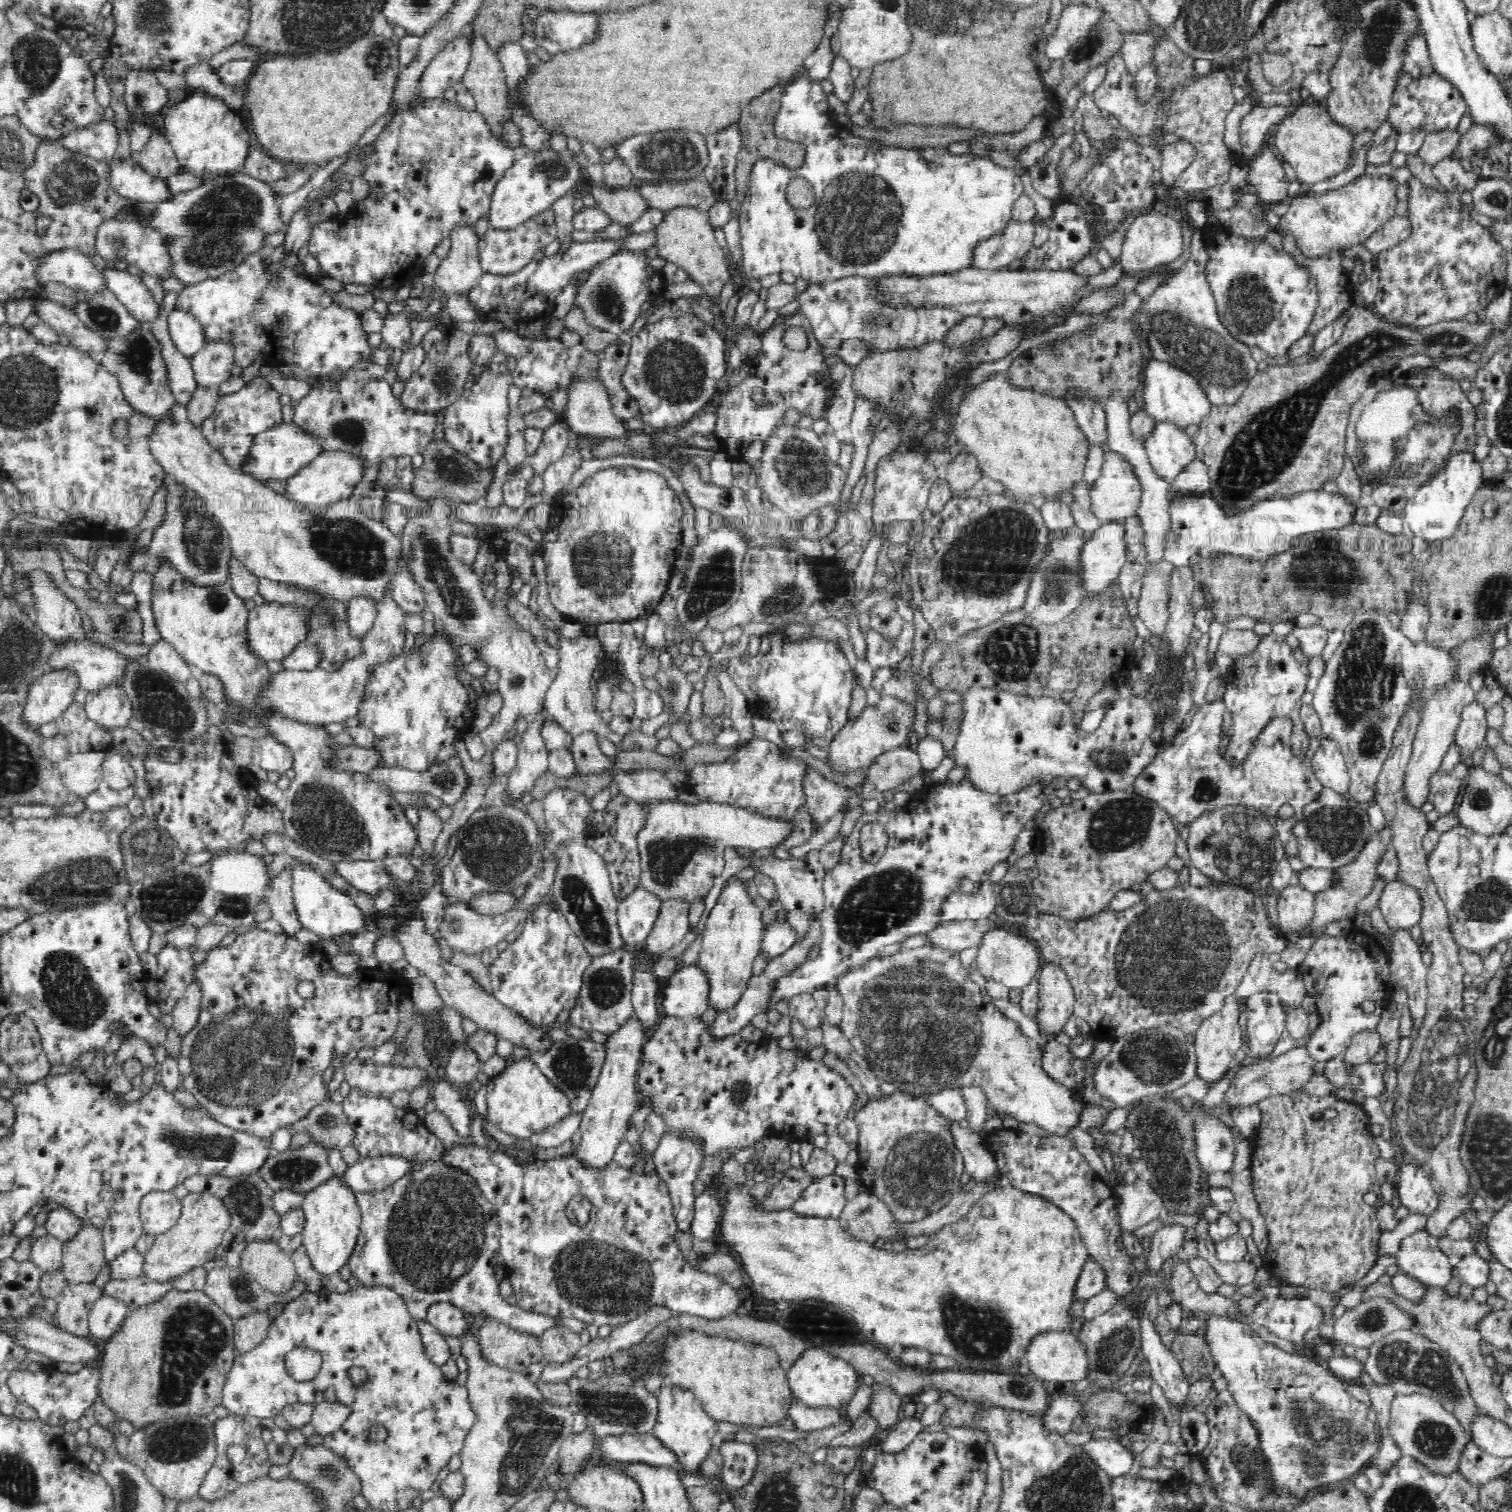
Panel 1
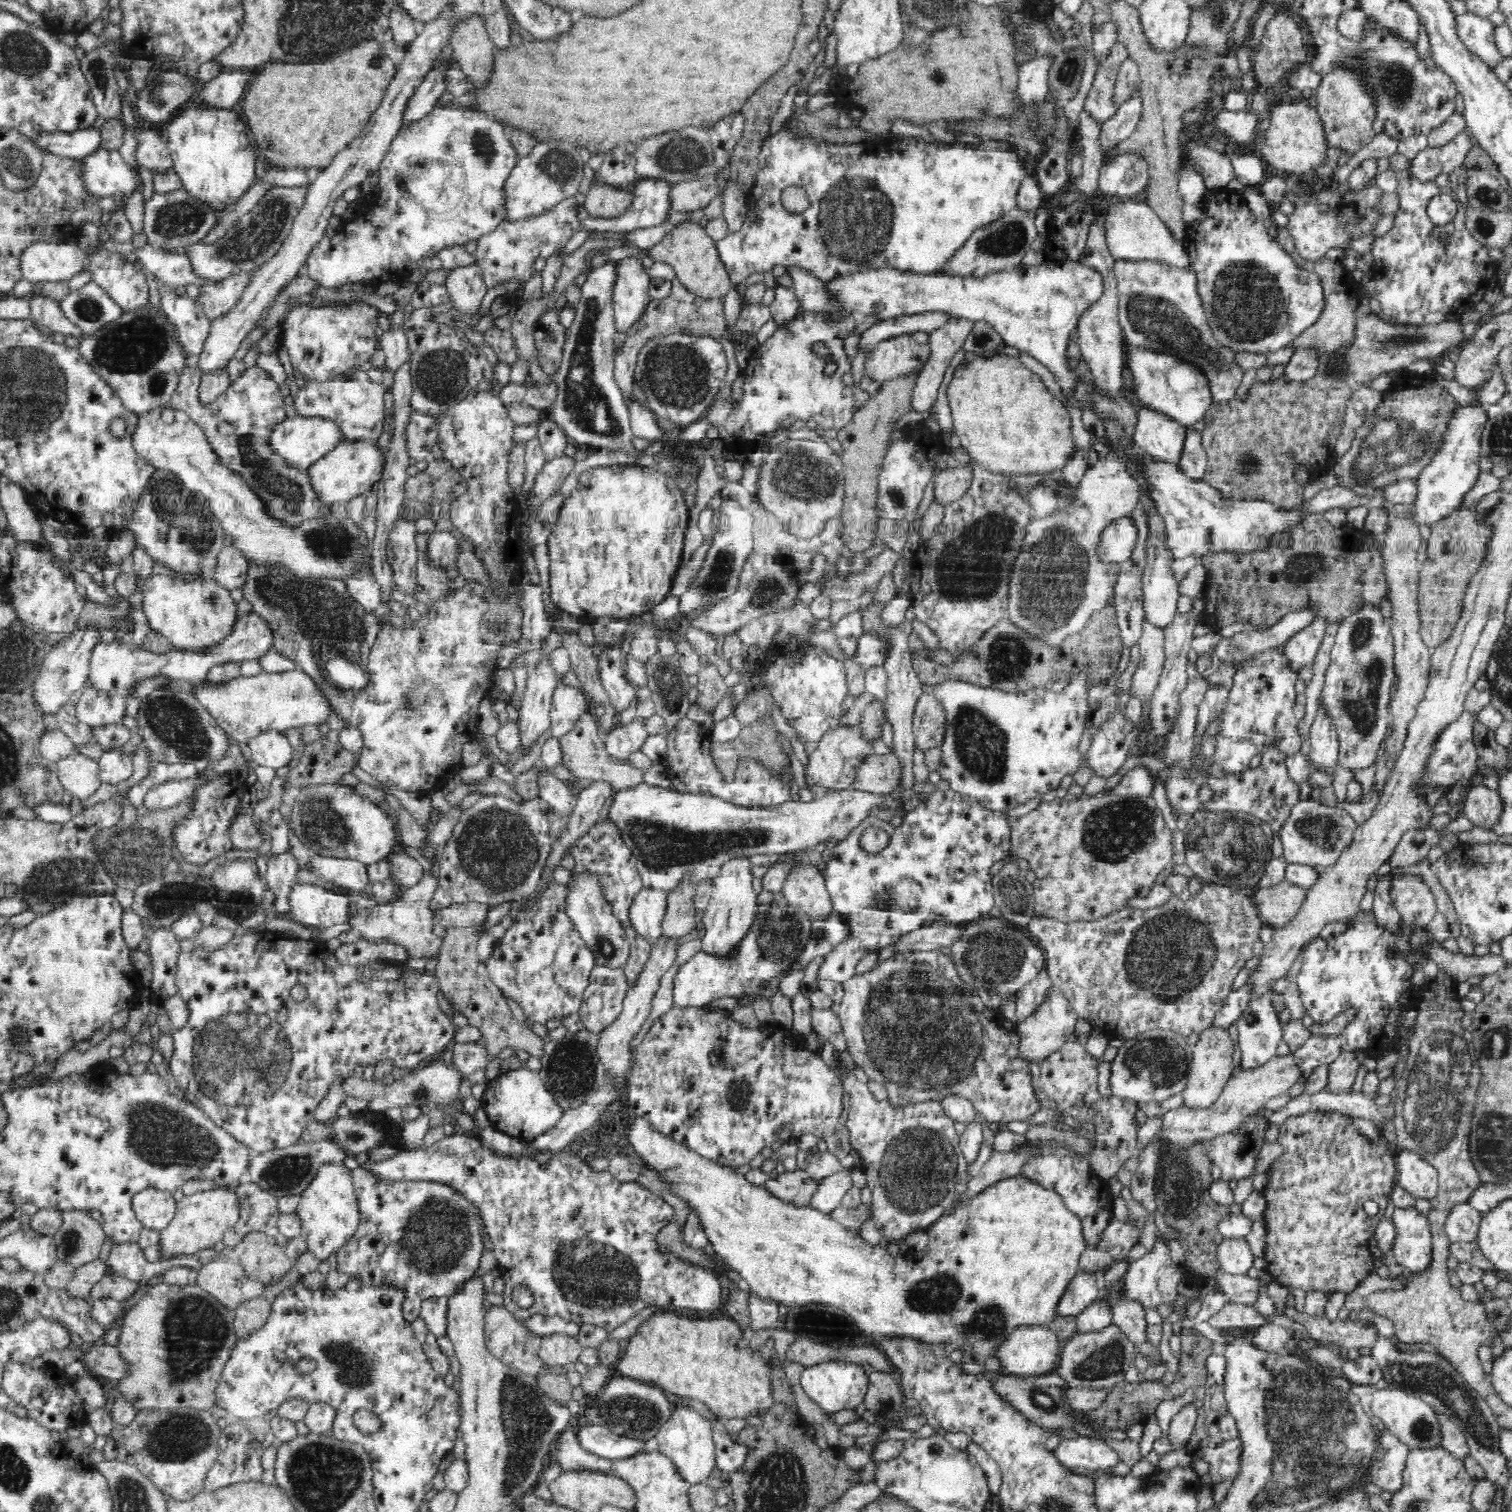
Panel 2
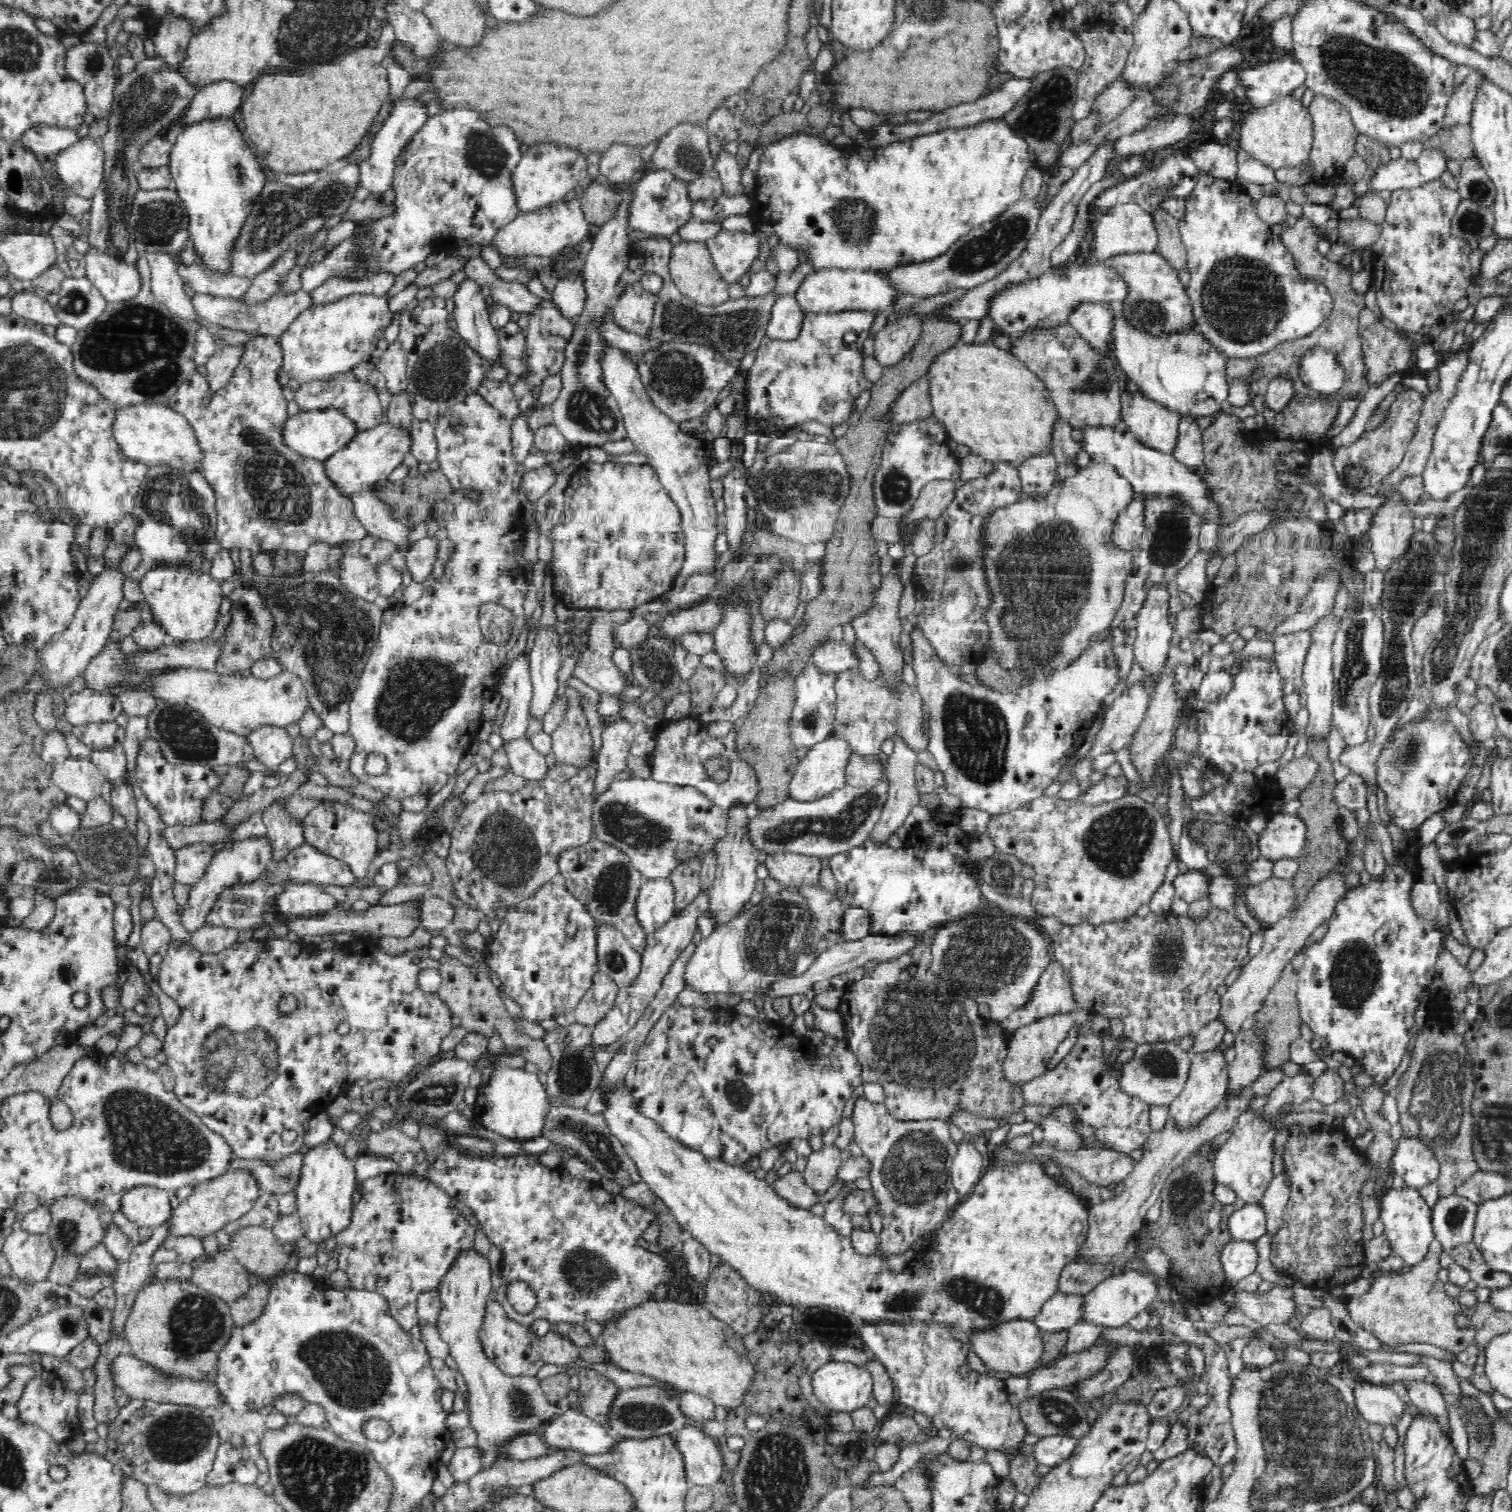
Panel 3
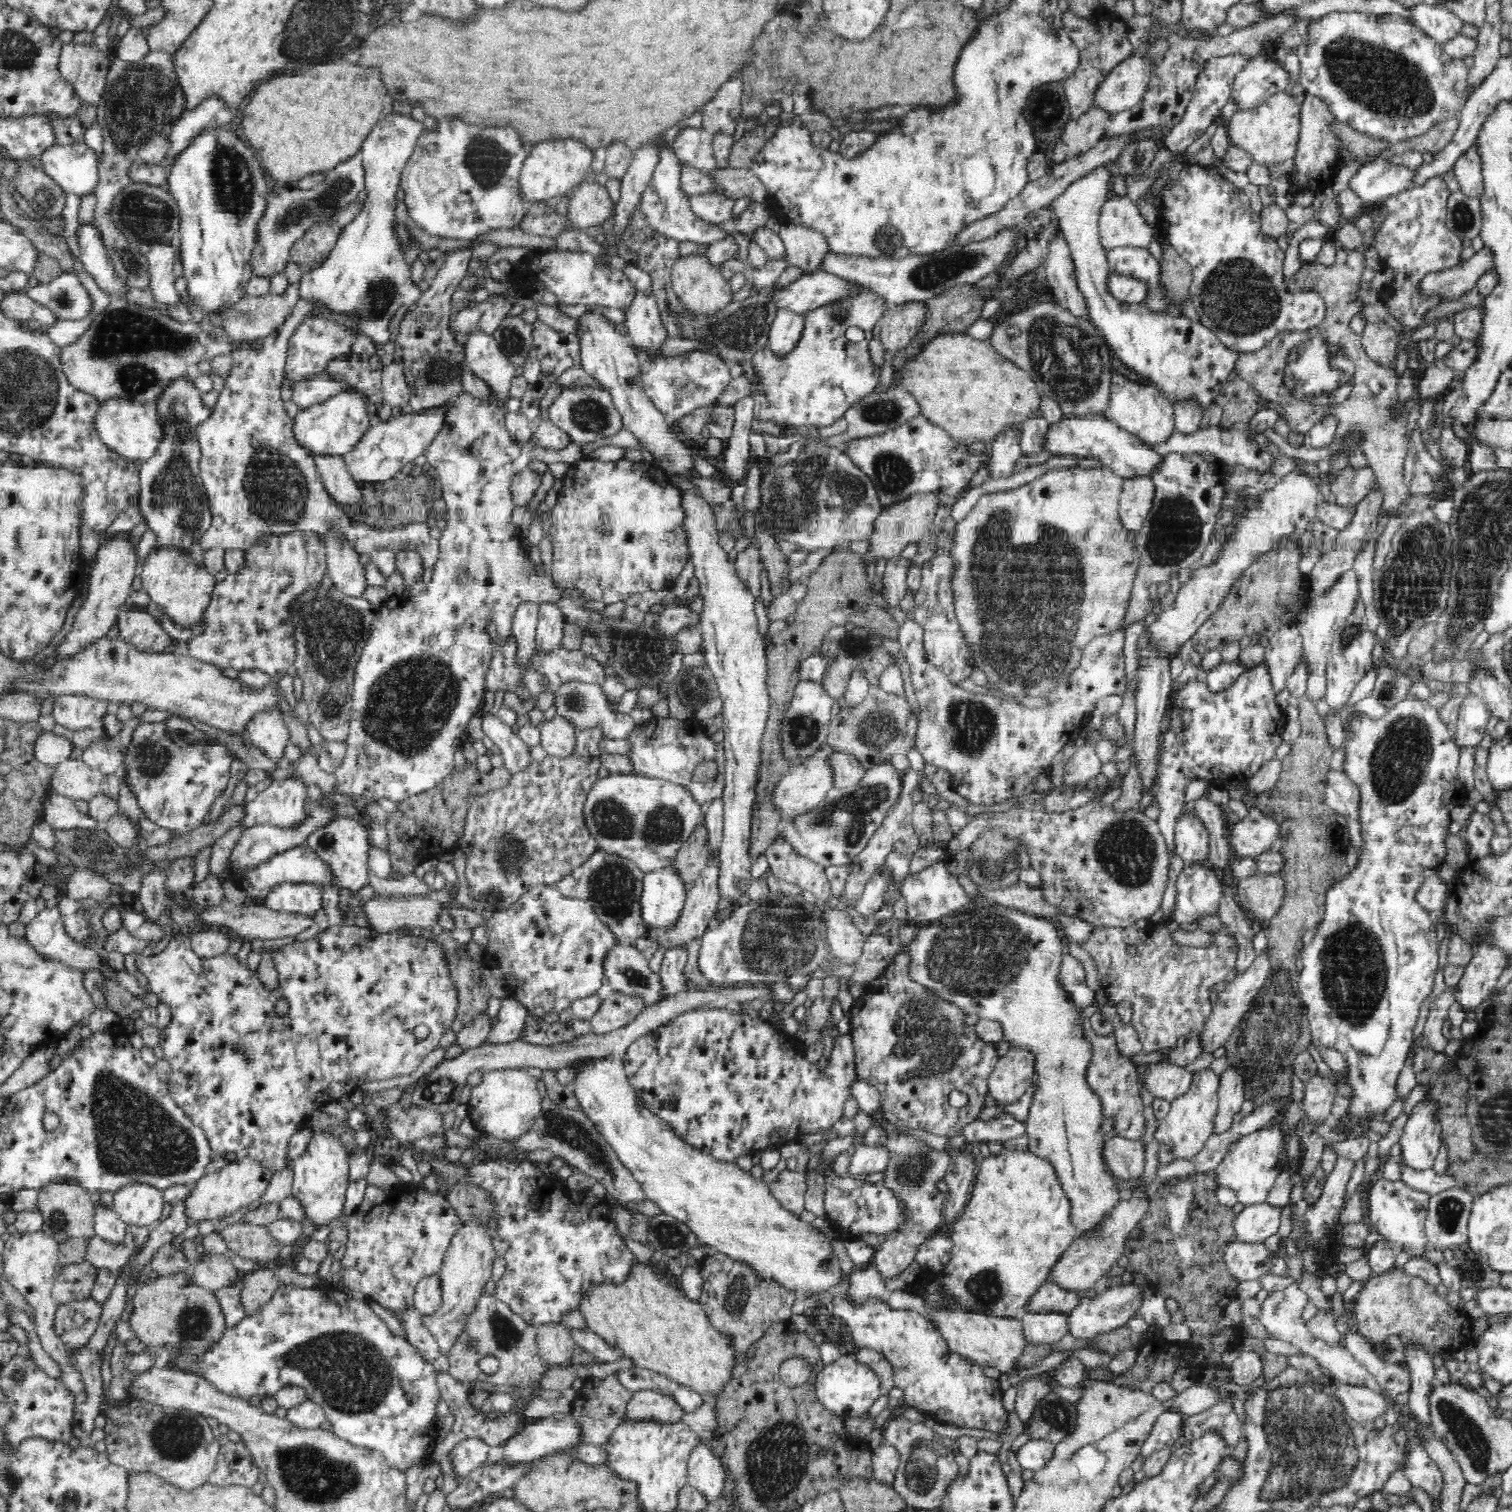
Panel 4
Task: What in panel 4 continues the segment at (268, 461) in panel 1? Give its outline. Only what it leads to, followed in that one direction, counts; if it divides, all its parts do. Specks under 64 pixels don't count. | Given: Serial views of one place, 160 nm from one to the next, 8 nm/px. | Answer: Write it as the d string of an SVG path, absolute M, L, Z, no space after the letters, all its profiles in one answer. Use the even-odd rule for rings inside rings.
M347 393L326 400L323 404L300 409L294 416L292 428L298 445L316 455L338 456L350 452L373 423L366 412L365 400L366 396Z

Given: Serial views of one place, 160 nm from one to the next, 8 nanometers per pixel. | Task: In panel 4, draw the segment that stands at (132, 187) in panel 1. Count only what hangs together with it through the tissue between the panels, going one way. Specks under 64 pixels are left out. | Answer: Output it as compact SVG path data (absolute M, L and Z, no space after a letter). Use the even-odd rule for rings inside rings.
M84 141L52 145L41 155L41 168L65 194L88 196L99 182L98 154Z

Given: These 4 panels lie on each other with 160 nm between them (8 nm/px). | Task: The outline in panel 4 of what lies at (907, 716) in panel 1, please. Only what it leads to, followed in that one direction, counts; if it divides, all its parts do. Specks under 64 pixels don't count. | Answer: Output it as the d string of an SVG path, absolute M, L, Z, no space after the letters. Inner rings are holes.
M826 742L816 752L793 763L788 774L784 775L776 786L774 803L780 809L781 818L807 813L824 800L827 792L834 787L832 754L835 754L835 748Z

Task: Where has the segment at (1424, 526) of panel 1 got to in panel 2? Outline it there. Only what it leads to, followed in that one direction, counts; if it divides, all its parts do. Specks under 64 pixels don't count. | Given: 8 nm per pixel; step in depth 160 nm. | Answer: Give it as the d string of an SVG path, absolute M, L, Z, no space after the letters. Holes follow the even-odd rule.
M1461 406L1454 412L1449 430L1443 435L1444 444L1436 450L1436 456L1423 468L1417 482L1417 494L1412 504L1413 526L1434 527L1464 505L1465 497L1480 476L1479 446L1482 430L1486 424L1485 409L1480 406Z

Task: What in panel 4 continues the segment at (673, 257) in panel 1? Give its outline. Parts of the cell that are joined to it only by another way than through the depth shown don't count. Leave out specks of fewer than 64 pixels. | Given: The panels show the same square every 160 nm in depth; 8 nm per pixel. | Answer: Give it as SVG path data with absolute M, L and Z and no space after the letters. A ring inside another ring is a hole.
M706 252L679 256L672 264L671 285L690 313L713 313L723 309L732 300L728 276L710 262Z

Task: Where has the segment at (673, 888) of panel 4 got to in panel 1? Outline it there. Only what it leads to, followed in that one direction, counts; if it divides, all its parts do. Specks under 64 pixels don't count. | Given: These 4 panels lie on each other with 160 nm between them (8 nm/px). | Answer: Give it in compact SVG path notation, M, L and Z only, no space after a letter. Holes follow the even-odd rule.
M642 887L628 894L617 906L617 925L628 947L640 948L655 925L660 900Z

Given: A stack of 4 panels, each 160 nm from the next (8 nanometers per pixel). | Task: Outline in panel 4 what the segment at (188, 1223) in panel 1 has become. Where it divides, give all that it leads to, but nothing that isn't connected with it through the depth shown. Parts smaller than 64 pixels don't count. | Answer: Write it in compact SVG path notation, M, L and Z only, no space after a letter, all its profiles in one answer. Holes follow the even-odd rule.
M242 1159L203 1176L202 1179L192 1185L191 1193L183 1202L187 1222L190 1225L200 1224L204 1220L222 1220L227 1216L235 1215L236 1212L239 1215L245 1213L264 1196L272 1175L270 1170L255 1160Z

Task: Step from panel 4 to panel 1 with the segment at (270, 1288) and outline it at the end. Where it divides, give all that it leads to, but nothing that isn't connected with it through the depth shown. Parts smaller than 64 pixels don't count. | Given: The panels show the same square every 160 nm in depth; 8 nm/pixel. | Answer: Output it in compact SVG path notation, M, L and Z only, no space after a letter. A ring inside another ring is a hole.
M266 1313L247 1315L233 1322L234 1353L236 1357L257 1348L268 1335L272 1319Z

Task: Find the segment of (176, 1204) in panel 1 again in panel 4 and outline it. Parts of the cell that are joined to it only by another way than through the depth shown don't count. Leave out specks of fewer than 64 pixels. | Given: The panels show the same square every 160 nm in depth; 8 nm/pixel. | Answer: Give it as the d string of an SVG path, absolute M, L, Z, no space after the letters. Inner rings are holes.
M133 1183L114 1194L112 1209L127 1225L151 1228L162 1218L164 1202L163 1190Z

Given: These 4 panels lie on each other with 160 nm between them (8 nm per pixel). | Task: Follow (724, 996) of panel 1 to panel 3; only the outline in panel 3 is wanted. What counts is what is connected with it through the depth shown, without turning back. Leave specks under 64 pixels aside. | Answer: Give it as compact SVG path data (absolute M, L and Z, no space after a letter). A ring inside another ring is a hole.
M744 804L730 808L731 820L728 824L728 836L719 845L717 852L717 870L715 871L715 882L708 892L708 907L714 928L723 927L739 918L745 911L750 898L756 890L758 880L756 869L758 867L757 852L752 843L746 839L745 822L748 818L747 808Z

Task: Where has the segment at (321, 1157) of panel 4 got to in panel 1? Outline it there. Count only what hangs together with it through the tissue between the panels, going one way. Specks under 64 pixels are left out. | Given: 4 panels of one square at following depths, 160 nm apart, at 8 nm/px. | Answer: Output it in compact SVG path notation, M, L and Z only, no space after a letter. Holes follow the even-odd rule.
M333 1176L306 1193L301 1207L306 1215L306 1224L301 1232L302 1244L306 1247L312 1268L322 1276L334 1276L346 1268L360 1234L361 1212L355 1193L339 1181L339 1176Z

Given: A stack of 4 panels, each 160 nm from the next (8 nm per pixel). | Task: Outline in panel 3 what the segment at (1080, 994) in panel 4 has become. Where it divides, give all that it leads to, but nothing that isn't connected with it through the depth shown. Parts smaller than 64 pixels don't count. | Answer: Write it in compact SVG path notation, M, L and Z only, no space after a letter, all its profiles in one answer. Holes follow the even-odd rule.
M1052 960L1045 969L1027 1003L1000 1021L1000 1025L1008 1034L1041 1016L1076 1010L1071 999L1072 989L1069 988L1068 977L1065 976L1063 967Z

